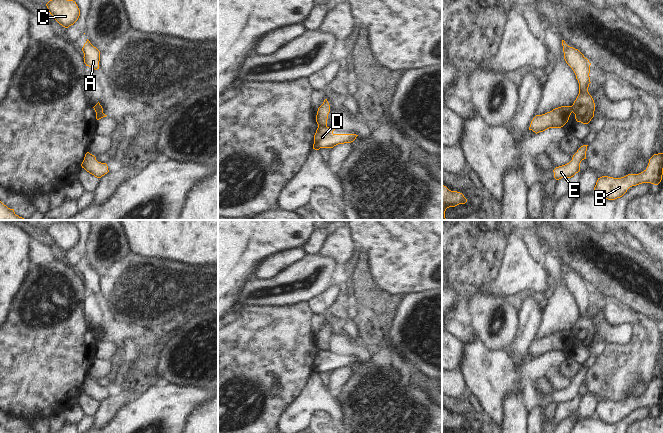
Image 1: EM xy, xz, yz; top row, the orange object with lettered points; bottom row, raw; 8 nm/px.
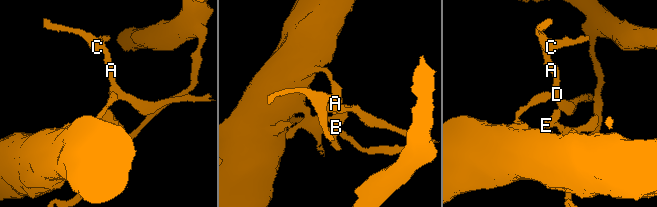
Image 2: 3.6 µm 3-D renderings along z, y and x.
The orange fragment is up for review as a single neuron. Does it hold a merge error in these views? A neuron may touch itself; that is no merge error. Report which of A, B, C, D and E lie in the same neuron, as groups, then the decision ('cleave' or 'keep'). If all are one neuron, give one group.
A C D / B E | cleave

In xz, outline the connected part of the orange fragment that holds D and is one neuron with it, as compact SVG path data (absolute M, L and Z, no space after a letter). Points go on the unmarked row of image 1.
M318 350L314 359L313 373L333 372L338 368L351 367L358 359L356 358L334 358L334 352Z

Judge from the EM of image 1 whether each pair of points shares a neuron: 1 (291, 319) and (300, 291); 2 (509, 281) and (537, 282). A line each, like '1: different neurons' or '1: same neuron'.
1: different neurons
2: same neuron

